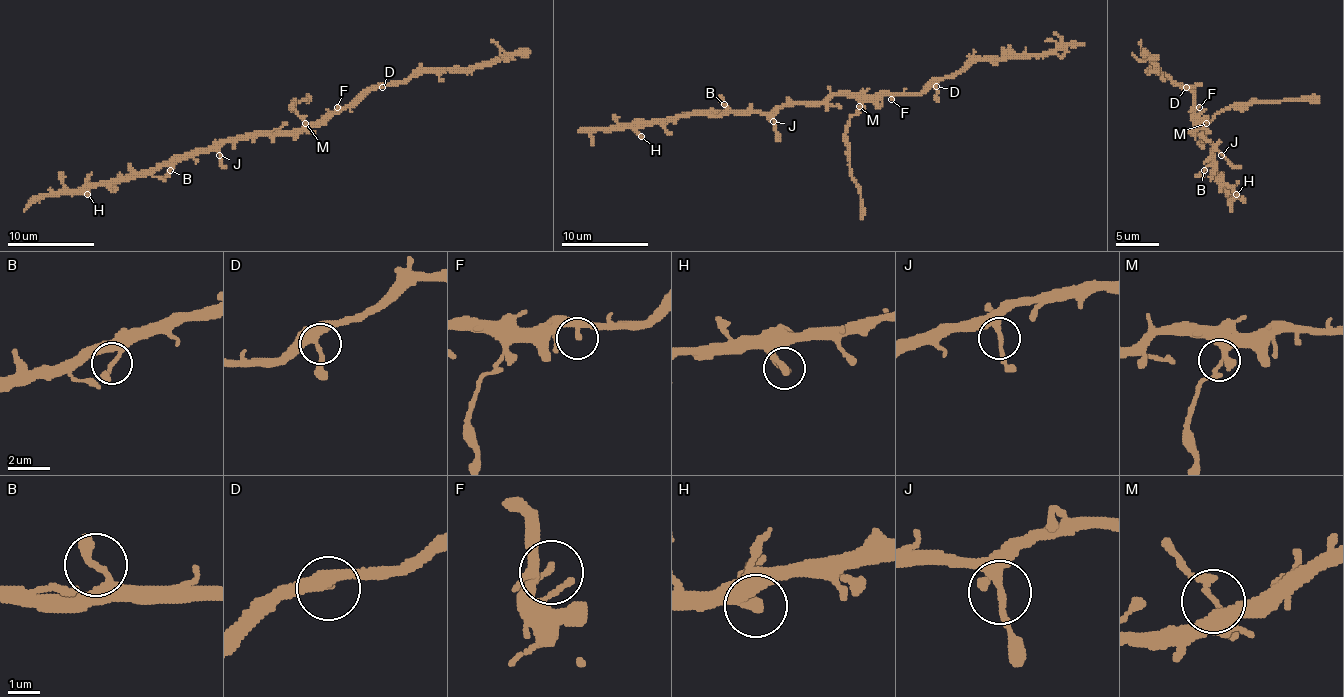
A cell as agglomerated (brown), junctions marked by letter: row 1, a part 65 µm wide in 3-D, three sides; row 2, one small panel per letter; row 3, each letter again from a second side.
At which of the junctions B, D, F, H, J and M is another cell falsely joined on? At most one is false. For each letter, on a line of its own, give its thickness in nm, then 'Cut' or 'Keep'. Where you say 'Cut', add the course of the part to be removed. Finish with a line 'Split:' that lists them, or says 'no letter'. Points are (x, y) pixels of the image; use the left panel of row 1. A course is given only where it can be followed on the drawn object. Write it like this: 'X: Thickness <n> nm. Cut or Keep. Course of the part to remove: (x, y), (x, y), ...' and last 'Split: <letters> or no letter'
B: Thickness 200 nm. Keep
D: Thickness 280 nm. Keep
F: Thickness 180 nm. Keep
H: Thickness 280 nm. Keep
J: Thickness 190 nm. Keep
M: Thickness 150 nm. Cut. Course of the part to remove: (304, 122), (291, 107), (309, 96)
Split: M

